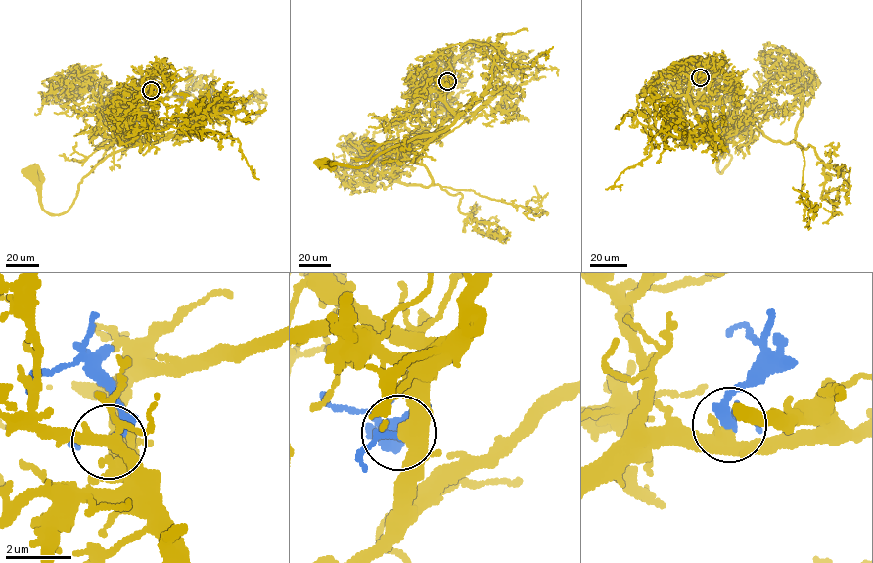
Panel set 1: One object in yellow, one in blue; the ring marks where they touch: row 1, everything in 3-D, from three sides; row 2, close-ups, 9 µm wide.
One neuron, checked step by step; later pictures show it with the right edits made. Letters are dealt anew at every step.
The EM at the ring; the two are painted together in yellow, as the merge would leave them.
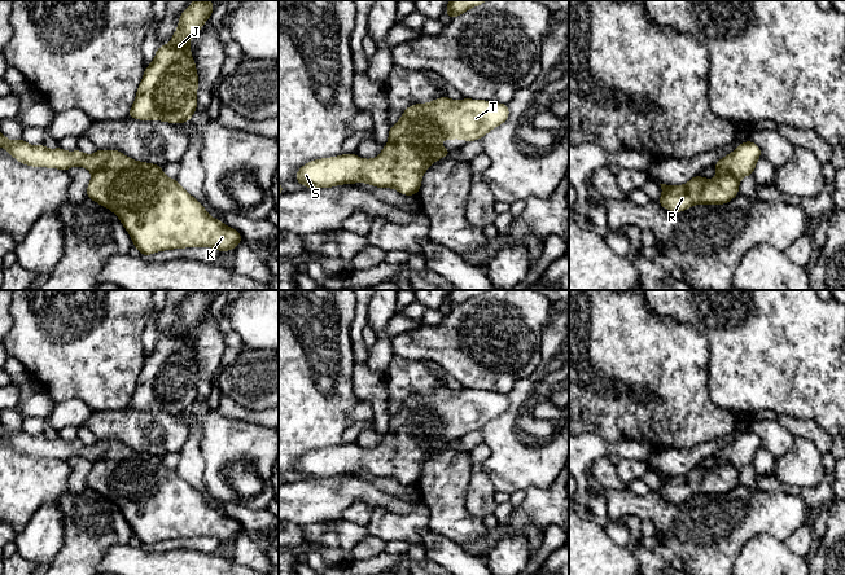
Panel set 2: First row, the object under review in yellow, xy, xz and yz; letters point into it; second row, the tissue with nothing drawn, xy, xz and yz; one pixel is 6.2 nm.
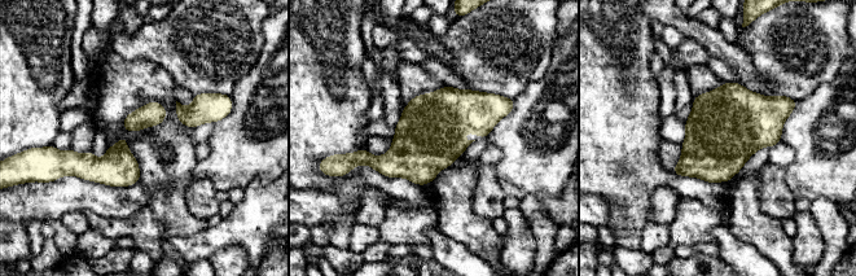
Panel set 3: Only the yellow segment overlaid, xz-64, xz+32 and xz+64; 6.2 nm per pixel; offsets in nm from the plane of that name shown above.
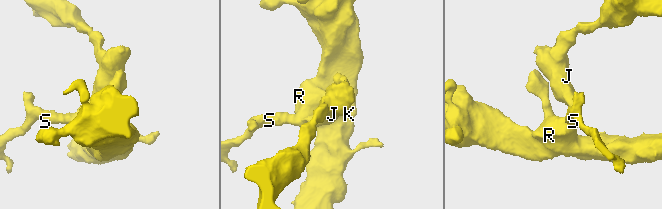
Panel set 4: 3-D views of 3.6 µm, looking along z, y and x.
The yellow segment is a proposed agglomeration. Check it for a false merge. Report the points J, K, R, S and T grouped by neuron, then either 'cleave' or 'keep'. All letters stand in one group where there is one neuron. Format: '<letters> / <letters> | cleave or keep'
J K R S T | keep

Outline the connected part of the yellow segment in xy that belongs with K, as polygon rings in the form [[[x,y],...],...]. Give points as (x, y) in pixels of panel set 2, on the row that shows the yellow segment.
[[[1,132],[0,148],[5,148],[18,162],[34,167],[65,171],[73,166],[88,168],[92,179],[87,186],[87,198],[118,215],[143,256],[183,247],[215,247],[220,253],[233,251],[242,240],[241,233],[235,228],[211,218],[203,206],[178,184],[176,179],[165,176],[161,166],[136,162],[115,149],[97,149],[93,155],[86,155],[79,149],[69,153],[60,146],[49,150],[45,145],[32,146],[23,139],[9,141]]]

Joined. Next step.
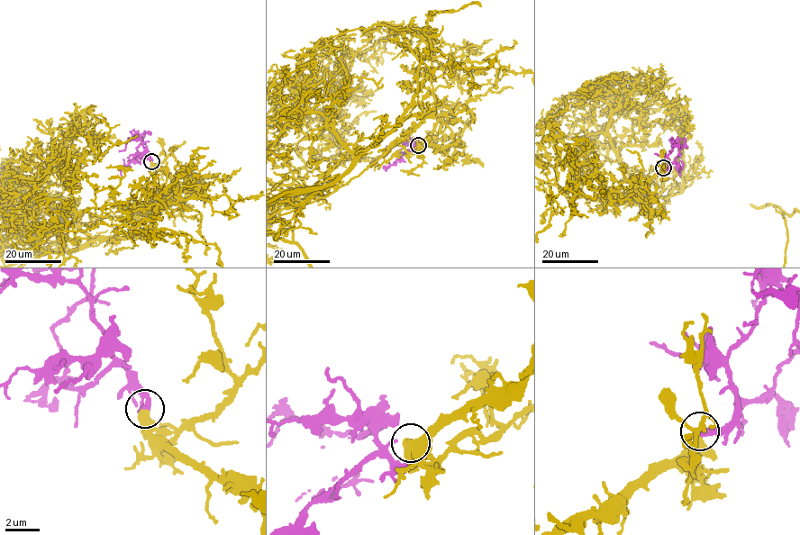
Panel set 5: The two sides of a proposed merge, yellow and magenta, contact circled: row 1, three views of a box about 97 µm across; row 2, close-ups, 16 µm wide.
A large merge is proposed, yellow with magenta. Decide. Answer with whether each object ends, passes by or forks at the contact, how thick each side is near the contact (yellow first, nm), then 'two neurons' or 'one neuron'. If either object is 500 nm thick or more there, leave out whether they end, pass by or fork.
550/360 nm | one neuron

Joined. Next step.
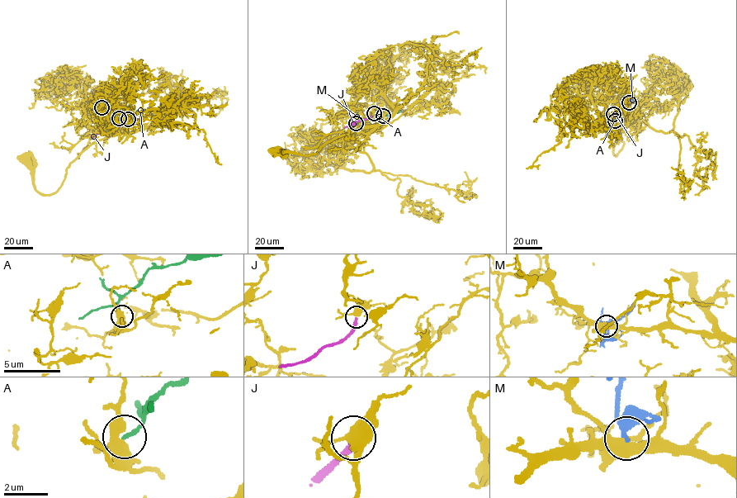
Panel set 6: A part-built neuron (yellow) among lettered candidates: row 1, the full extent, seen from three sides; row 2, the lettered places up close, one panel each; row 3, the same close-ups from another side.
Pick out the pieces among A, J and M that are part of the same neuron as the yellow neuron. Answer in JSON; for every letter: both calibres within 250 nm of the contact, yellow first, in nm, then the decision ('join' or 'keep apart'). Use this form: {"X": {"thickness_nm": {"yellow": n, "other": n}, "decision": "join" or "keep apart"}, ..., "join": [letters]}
{"A": {"thickness_nm": {"yellow": 360, "other": 160}, "decision": "join"}, "J": {"thickness_nm": {"yellow": 440, "other": 220}, "decision": "keep apart"}, "M": {"thickness_nm": {"yellow": 420, "other": 200}, "decision": "keep apart"}, "join": ["A"]}

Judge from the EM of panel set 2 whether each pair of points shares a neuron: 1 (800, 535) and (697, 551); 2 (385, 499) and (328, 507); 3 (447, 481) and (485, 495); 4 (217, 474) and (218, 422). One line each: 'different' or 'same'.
1: different
2: same
3: different
4: same

